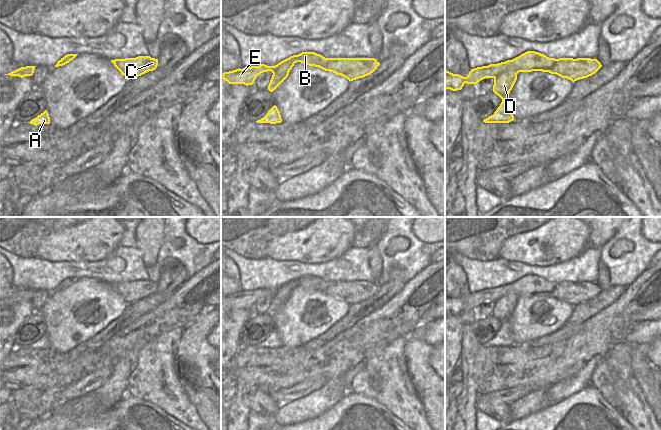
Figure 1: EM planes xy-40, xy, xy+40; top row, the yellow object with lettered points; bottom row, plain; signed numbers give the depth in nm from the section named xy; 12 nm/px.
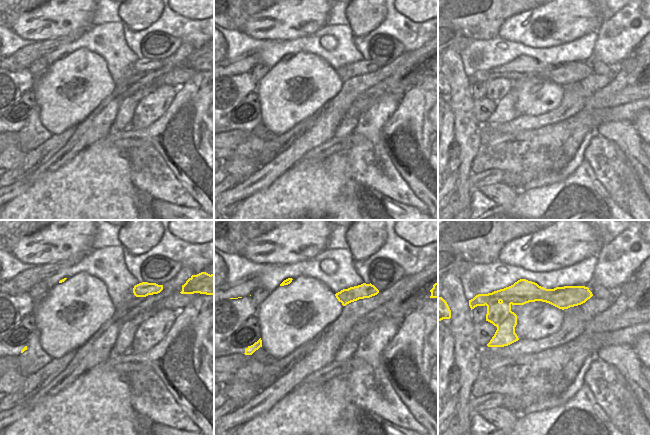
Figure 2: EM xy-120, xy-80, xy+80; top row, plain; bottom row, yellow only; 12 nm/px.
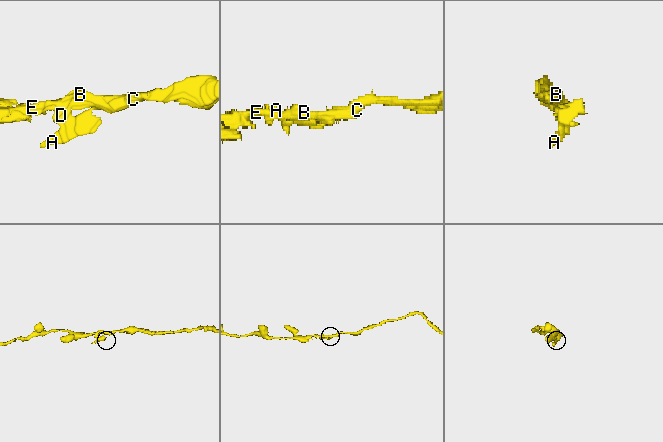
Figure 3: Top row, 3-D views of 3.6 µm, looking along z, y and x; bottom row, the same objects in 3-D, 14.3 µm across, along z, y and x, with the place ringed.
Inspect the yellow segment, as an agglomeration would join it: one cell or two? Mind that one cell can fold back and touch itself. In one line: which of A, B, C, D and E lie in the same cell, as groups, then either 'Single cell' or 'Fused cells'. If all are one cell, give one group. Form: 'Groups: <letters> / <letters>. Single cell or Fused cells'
Groups: A D / B C E. Fused cells

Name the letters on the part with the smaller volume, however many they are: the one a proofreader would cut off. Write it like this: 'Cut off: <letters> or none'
Cut off: A, D

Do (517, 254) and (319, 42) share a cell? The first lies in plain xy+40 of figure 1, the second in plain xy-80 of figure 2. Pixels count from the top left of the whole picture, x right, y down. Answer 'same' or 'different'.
different

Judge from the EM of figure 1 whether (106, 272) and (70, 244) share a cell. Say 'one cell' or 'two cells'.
two cells

